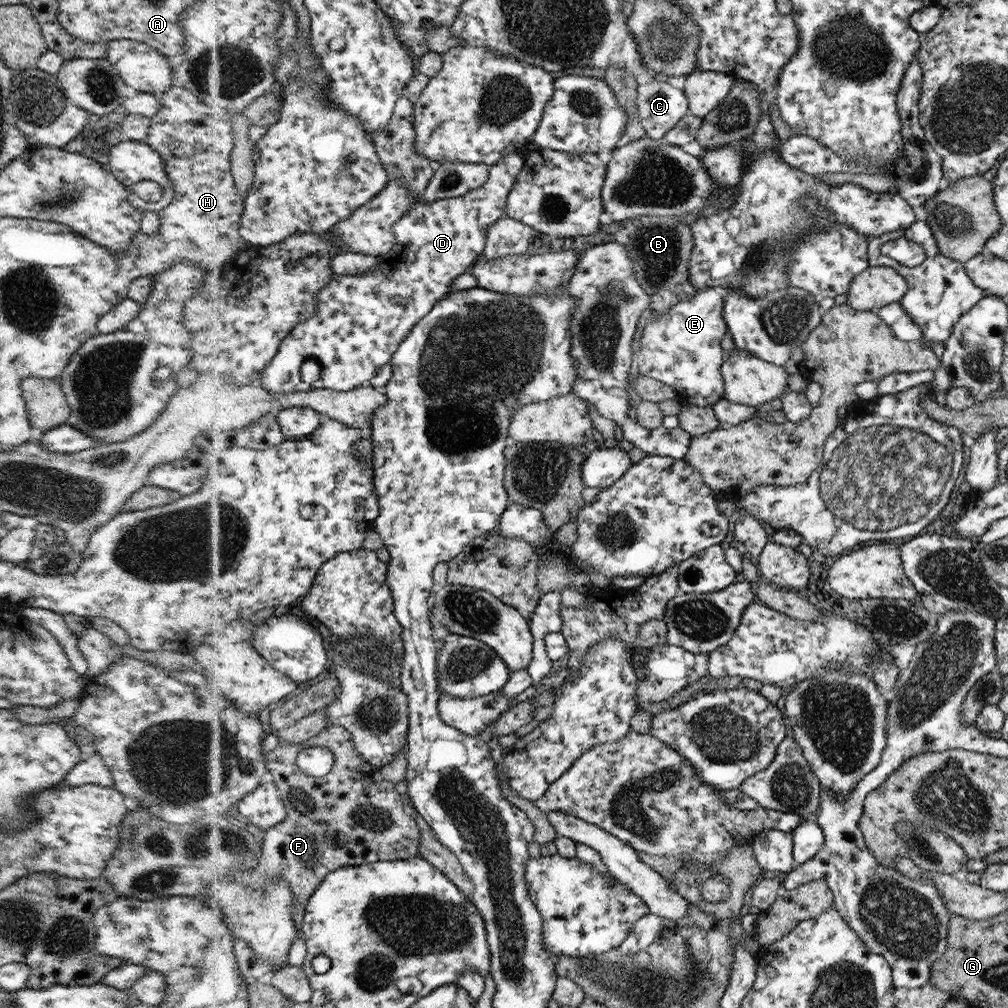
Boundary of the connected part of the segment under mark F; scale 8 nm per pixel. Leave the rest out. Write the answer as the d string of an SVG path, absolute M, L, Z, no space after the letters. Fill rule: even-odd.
M336 725L328 726L326 730L322 730L320 736L316 736L316 738L312 738L312 740L306 740L306 742L299 742L298 744L290 744L285 740L280 740L279 745L273 751L266 752L266 754L269 770L272 770L272 772L274 772L274 770L276 770L276 772L282 772L282 774L288 778L288 784L282 784L280 788L284 788L284 790L282 790L282 801L286 804L289 815L281 825L274 826L272 832L268 834L268 838L266 838L266 850L264 850L262 862L264 862L264 864L280 864L280 868L278 868L280 874L284 874L283 876L291 882L294 892L297 894L296 904L298 905L297 914L299 920L301 920L306 910L308 910L308 904L310 904L313 894L321 888L321 884L328 878L329 874L333 873L335 870L344 868L345 866L366 865L380 861L406 860L422 856L422 828L420 828L420 824L416 822L415 816L406 814L406 806L404 806L404 798L402 798L404 794L398 792L398 788L396 788L397 784L394 781L387 779L378 766L373 766L371 762L363 759L363 756L357 749L353 734L347 728ZM307 746L326 747L334 752L334 756L336 756L336 768L334 768L331 774L326 774L326 776L323 777L314 777L306 775L305 772L302 771L302 768L299 766L299 756Z

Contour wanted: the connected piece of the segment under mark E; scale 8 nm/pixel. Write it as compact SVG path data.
M714 288L698 289L696 295L674 305L664 315L651 314L652 319L640 334L638 368L642 376L654 378L674 388L678 398L688 405L712 407L724 398L722 374L724 352L720 340L729 326L722 320L722 296Z

